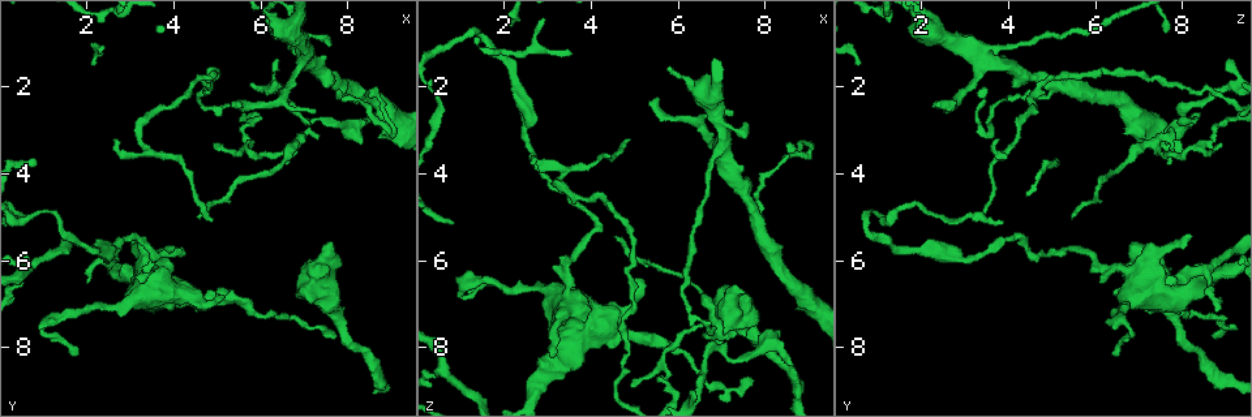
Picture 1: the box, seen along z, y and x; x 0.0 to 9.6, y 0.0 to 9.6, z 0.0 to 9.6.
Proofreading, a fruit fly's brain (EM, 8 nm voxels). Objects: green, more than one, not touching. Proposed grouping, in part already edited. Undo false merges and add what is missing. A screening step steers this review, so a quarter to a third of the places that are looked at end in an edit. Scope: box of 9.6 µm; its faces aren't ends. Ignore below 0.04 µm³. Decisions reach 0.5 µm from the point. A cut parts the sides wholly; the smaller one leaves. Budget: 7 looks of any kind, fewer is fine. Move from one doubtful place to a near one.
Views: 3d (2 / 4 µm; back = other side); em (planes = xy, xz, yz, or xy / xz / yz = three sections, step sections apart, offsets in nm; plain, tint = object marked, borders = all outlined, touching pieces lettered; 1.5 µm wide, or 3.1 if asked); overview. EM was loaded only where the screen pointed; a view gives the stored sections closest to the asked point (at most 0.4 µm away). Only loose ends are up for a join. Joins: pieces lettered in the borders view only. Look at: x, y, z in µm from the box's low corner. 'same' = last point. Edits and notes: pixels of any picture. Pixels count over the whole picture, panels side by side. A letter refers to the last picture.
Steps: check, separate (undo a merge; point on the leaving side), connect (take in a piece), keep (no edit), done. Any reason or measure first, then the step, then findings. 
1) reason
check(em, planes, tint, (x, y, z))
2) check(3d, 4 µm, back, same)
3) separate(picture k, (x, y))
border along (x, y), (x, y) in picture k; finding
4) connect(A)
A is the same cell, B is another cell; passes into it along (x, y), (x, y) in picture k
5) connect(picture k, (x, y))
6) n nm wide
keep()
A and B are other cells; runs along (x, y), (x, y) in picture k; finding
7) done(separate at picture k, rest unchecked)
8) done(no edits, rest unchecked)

free end
check(em, planes, borders, (5.55, 2.40, 2.20))

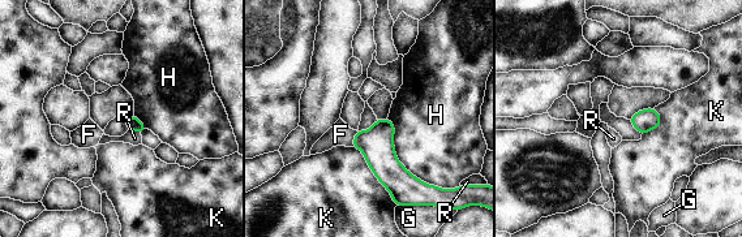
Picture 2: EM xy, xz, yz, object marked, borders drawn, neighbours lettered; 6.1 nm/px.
H touches over 550 nm
connect(F)
F is the same cell, G, H, K and R are other cells; it goes on there

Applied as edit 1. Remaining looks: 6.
thick turns thin
check(em, yz, step 8, tint, (7.85, 1.95, 5.20))

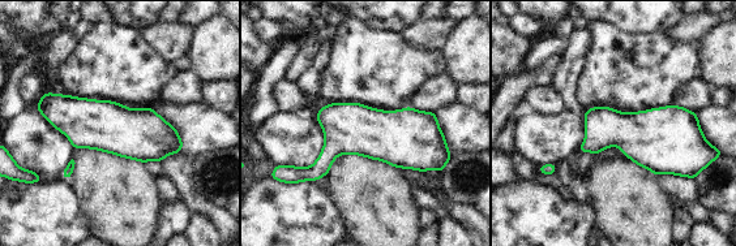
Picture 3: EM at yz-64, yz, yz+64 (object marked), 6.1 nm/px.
another direction
check(em, planes, borders, same)

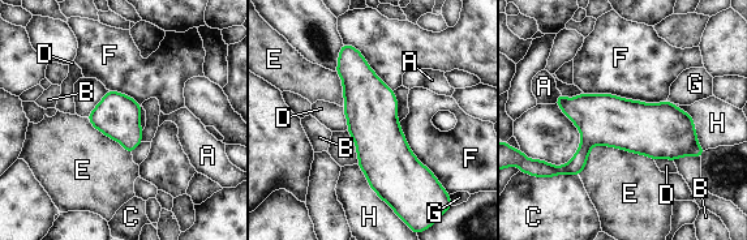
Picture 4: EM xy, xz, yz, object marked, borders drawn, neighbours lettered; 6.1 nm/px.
F touches over 500 nm
keep()
A, B, C, D, E, F, G and H are other cells; runs along (346, 48), (386, 159), (386, 196) in picture 4; one neuron here

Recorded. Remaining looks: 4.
an open end
check(em, planes, borders, (6.50, 3.75, 7.70))

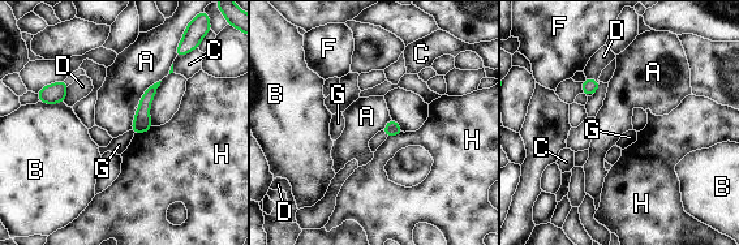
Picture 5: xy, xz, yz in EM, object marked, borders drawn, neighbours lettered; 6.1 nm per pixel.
keep()
A, B, C, D, F, G and H are other cells; border along (160, 80), (146, 90), (137, 106) in picture 5; no lettered piece goes on from it

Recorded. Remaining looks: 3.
done(connect at picture 2, rest unchecked)

